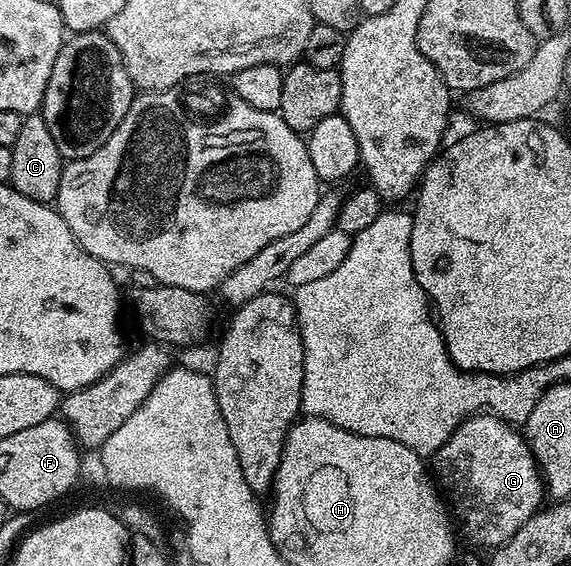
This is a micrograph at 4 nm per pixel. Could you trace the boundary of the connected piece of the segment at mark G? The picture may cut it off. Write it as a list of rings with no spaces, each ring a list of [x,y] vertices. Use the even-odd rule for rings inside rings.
[[[478,413],[464,419],[455,433],[431,457],[431,475],[439,484],[440,490],[447,496],[452,514],[462,519],[461,527],[473,543],[481,547],[496,549],[502,547],[532,515],[542,510],[541,498],[546,498],[545,480],[541,477],[541,468],[532,449],[525,442],[525,436],[514,424],[505,423],[495,415]]]

